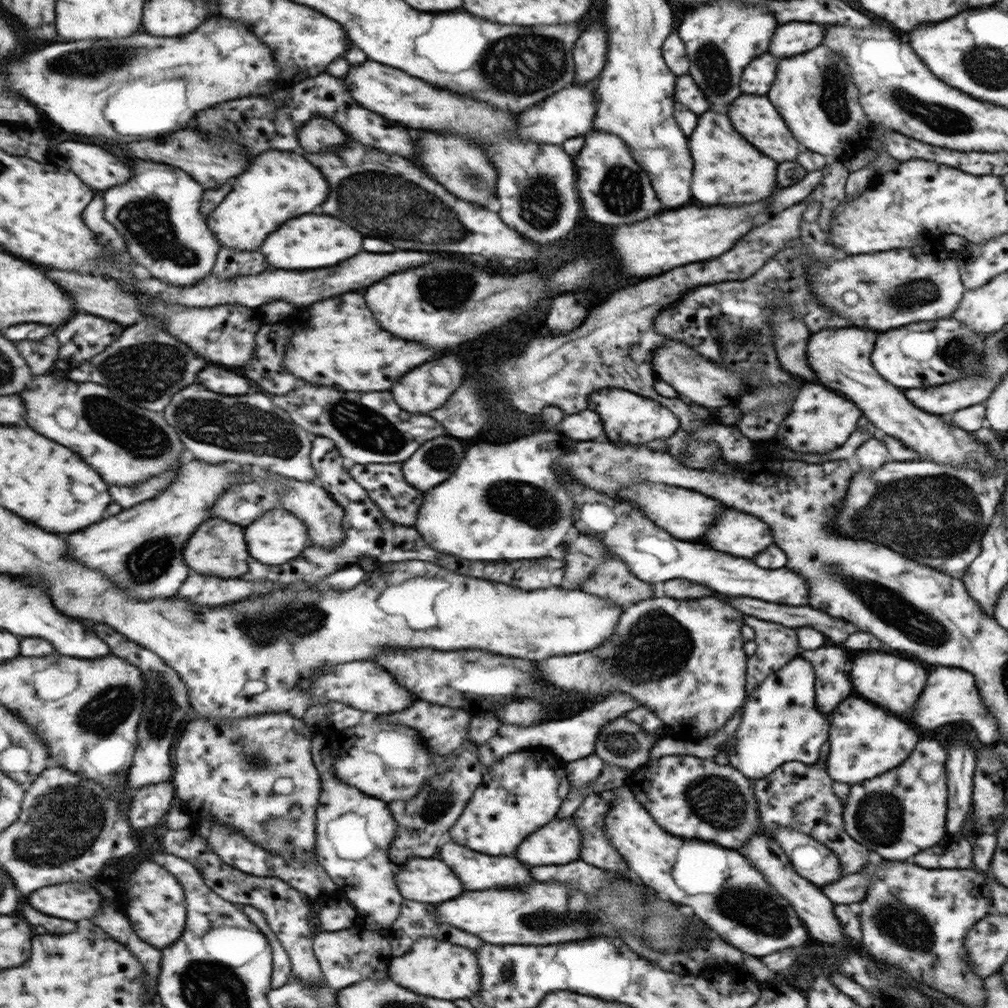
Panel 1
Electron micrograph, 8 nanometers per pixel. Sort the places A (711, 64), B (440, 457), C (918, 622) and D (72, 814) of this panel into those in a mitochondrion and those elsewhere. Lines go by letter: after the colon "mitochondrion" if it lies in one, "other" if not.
A: mitochondrion
B: mitochondrion
C: mitochondrion
D: mitochondrion

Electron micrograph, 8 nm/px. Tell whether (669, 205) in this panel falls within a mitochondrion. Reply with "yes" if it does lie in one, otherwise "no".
no

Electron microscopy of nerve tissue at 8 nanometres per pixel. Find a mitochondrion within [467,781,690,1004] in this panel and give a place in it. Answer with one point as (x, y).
(535, 920)

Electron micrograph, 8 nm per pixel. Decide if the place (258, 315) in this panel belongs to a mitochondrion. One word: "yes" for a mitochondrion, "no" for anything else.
no

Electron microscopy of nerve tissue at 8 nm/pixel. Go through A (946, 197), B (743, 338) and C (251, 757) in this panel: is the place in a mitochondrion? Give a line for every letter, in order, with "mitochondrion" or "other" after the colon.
A: other
B: mitochondrion
C: mitochondrion

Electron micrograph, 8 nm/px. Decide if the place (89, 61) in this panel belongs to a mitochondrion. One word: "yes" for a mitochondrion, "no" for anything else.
yes

